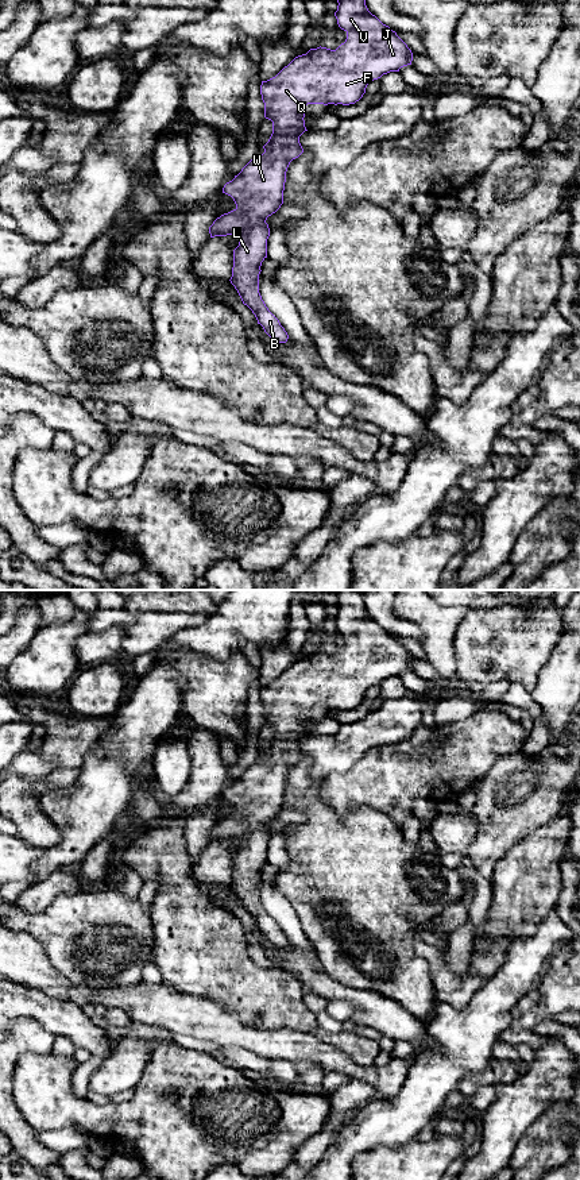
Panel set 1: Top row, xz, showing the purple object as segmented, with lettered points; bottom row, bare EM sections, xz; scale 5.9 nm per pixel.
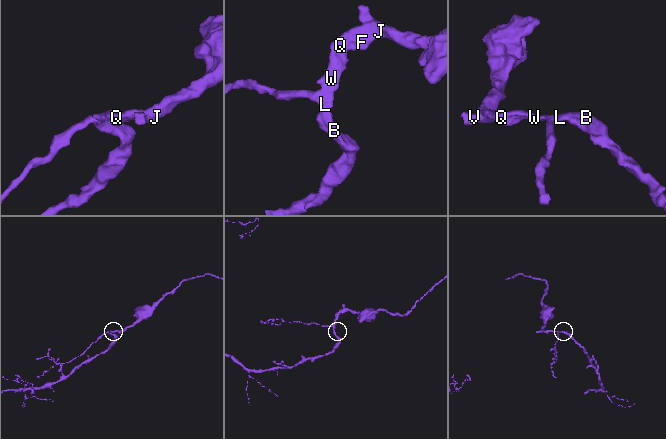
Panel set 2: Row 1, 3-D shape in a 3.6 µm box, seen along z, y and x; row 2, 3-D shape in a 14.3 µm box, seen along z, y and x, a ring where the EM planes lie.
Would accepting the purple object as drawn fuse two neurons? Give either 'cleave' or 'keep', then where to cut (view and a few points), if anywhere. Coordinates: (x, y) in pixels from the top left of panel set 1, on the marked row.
keep; cut none

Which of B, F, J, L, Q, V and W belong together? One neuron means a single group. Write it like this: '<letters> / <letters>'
B F J L Q V W

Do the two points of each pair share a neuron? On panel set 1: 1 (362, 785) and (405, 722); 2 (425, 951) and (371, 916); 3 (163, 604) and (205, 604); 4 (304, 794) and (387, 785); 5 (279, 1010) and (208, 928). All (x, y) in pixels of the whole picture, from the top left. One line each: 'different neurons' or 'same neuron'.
1: different neurons
2: different neurons
3: same neuron
4: different neurons
5: same neuron

